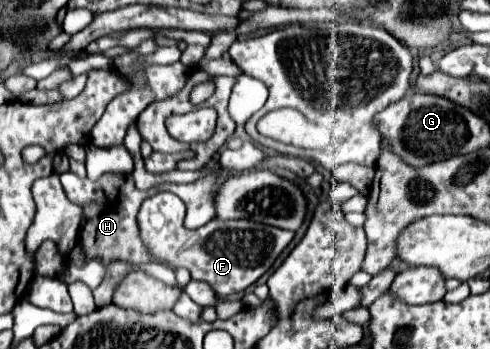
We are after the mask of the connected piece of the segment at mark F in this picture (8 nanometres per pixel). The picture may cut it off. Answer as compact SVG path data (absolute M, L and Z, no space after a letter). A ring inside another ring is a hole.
M158 192L146 198L138 212L138 226L142 240L154 256L168 262L174 268L188 268L194 280L208 282L218 296L230 296L244 292L252 286L280 256L280 252L292 242L294 232L276 226L258 224L252 220L220 220L214 218L198 230L188 230L178 218L178 196L172 192Z

